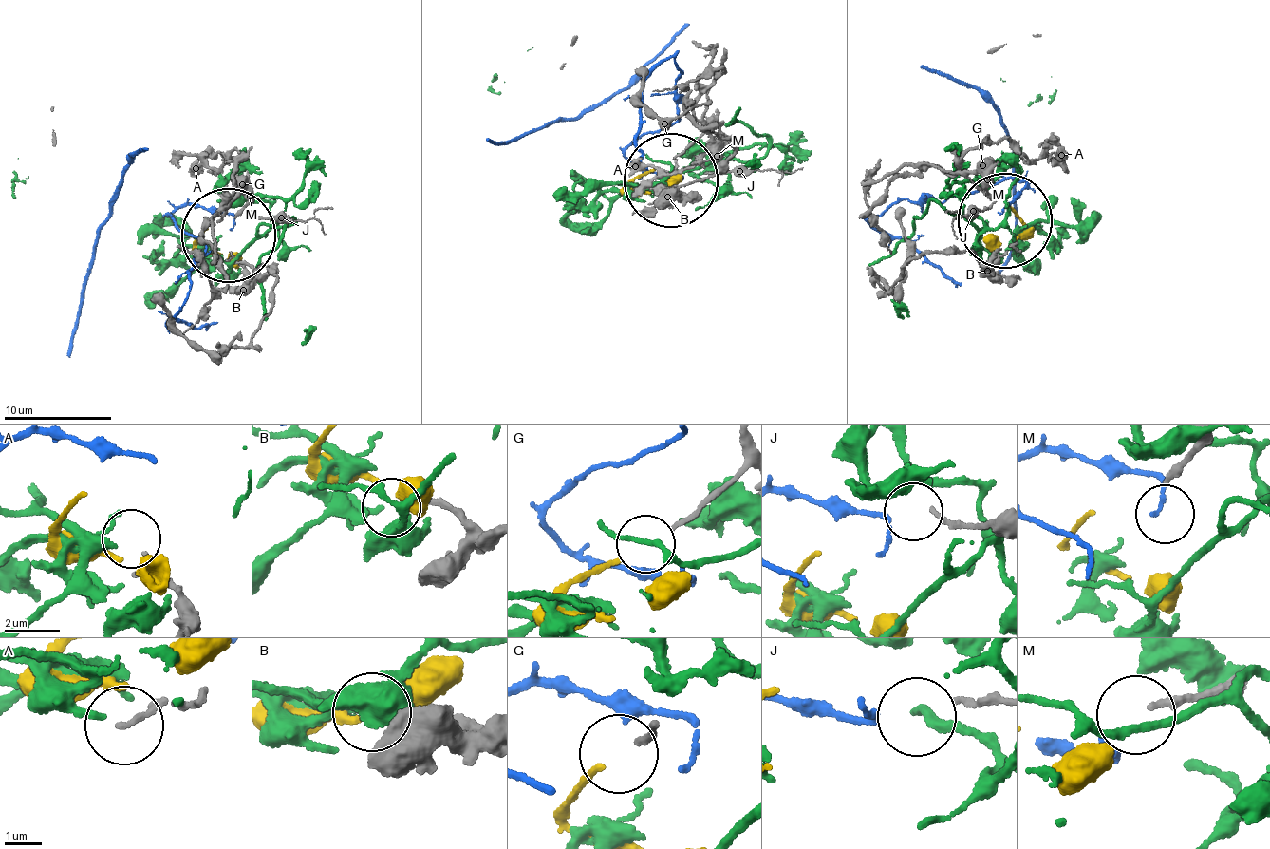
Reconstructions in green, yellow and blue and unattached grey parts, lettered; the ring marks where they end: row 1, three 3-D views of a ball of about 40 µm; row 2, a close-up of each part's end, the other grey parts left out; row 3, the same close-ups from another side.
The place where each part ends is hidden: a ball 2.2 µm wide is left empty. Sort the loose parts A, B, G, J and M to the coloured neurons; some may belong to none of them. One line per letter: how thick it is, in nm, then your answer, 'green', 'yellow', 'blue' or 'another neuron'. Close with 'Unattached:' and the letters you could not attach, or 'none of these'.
A: 120 nm | another neuron
B: 200 nm | green
G: 160 nm | yellow
J: 160 nm | blue
M: 240 nm | another neuron
Unattached: A, M

